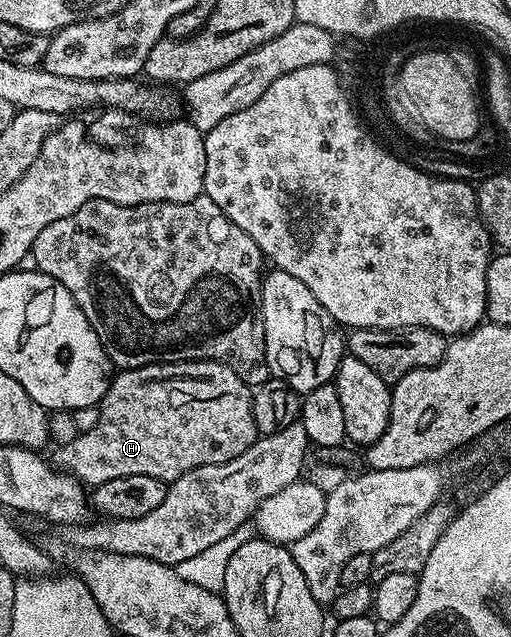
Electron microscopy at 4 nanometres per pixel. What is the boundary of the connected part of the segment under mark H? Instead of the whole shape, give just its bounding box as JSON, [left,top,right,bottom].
[51,361,258,487]

